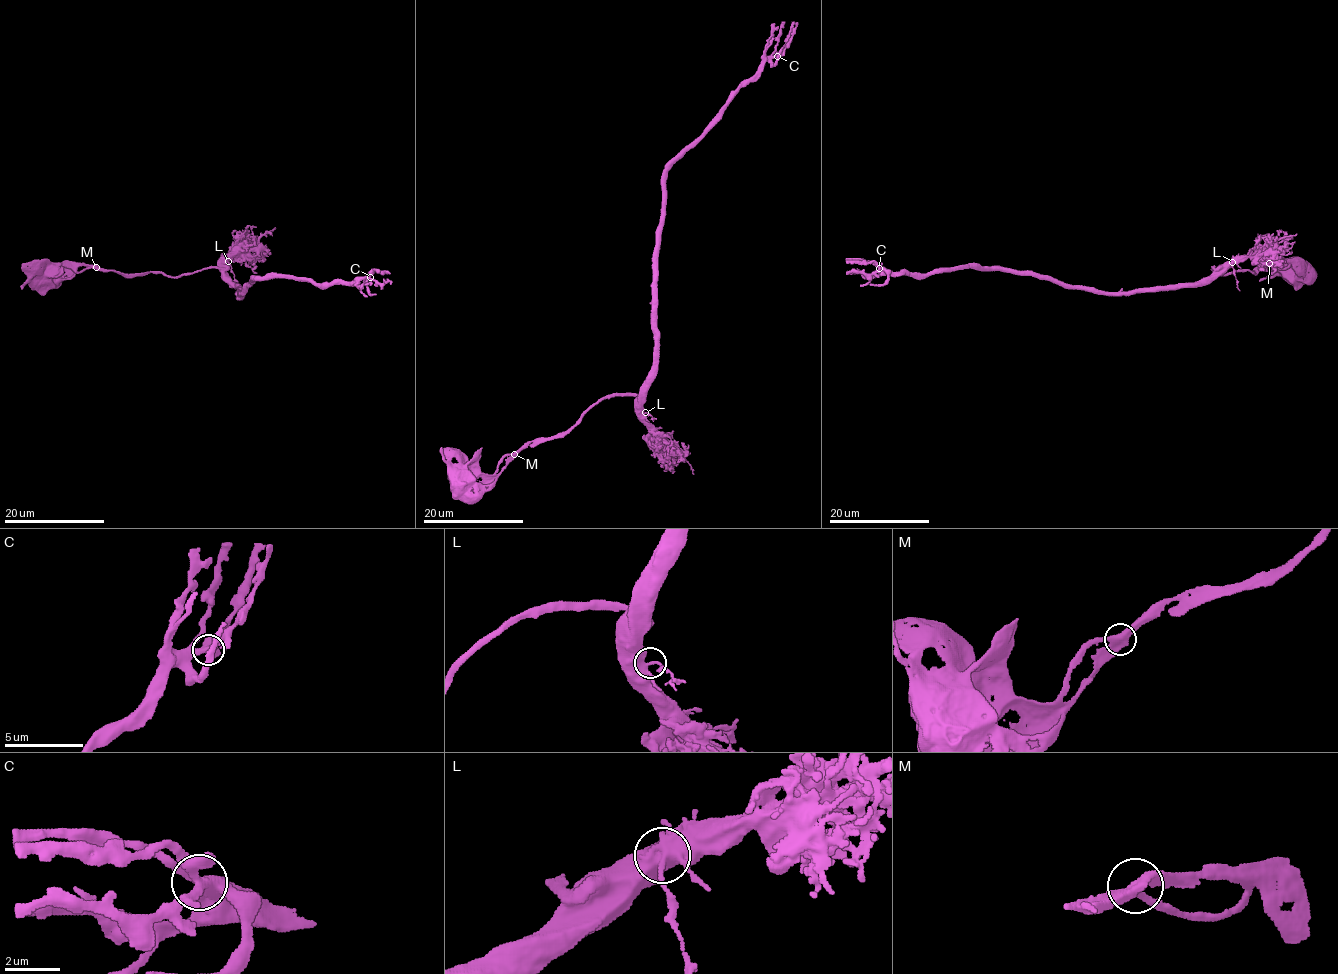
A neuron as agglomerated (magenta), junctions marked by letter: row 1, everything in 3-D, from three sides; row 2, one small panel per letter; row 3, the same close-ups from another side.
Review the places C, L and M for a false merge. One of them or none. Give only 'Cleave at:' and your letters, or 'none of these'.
Cleave at: none of these

